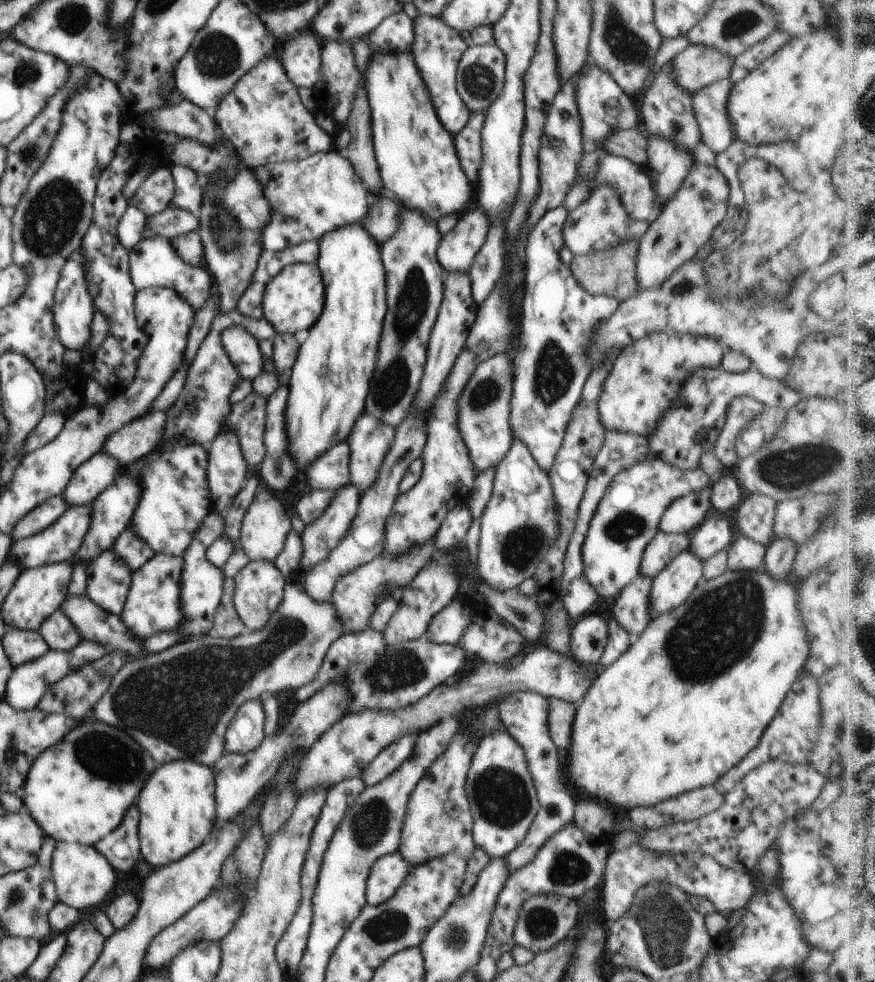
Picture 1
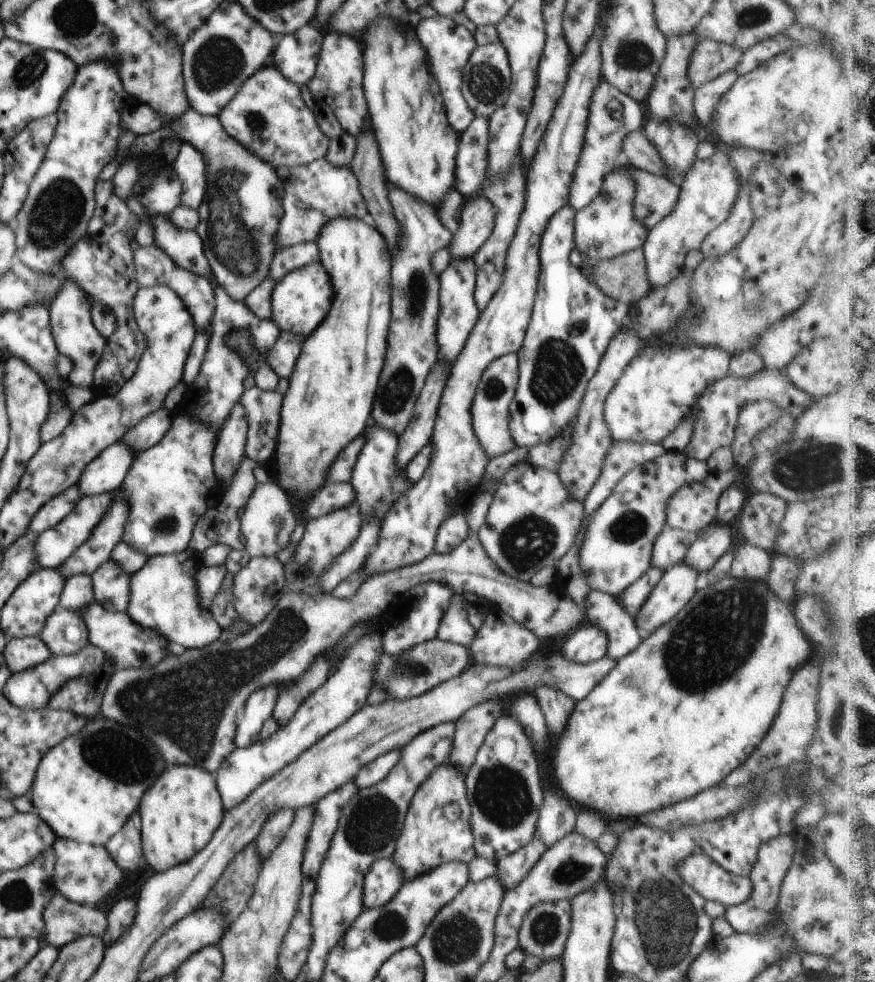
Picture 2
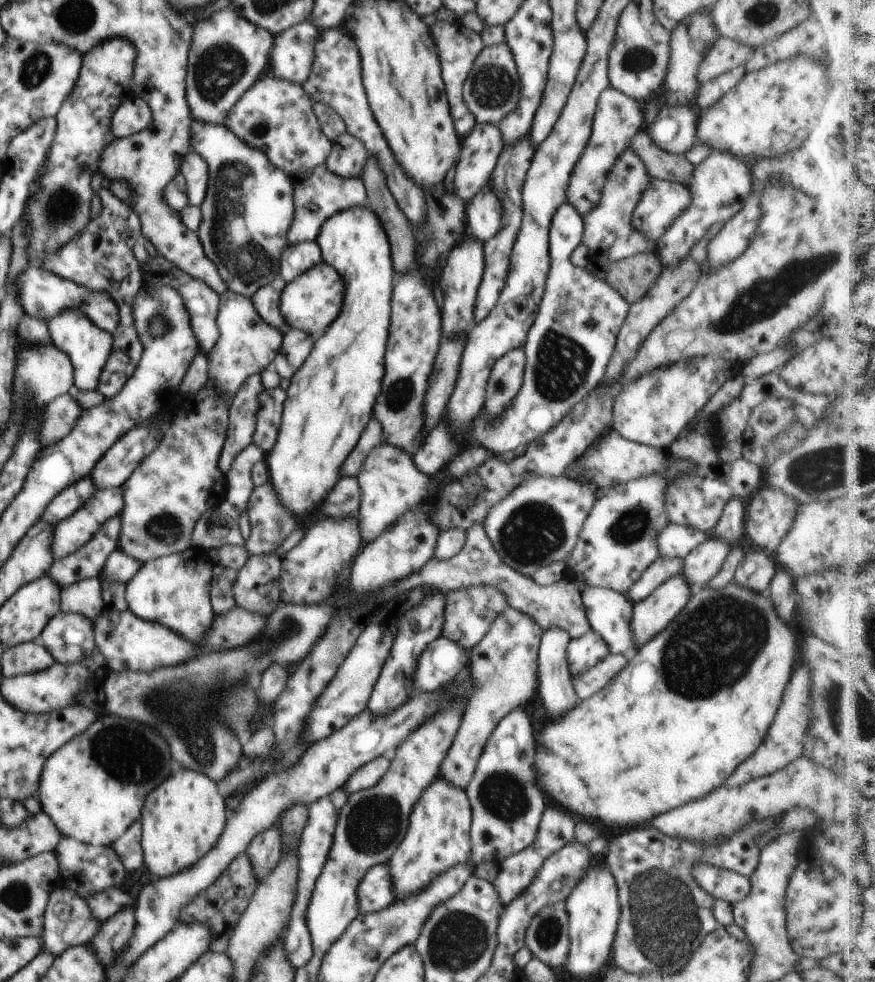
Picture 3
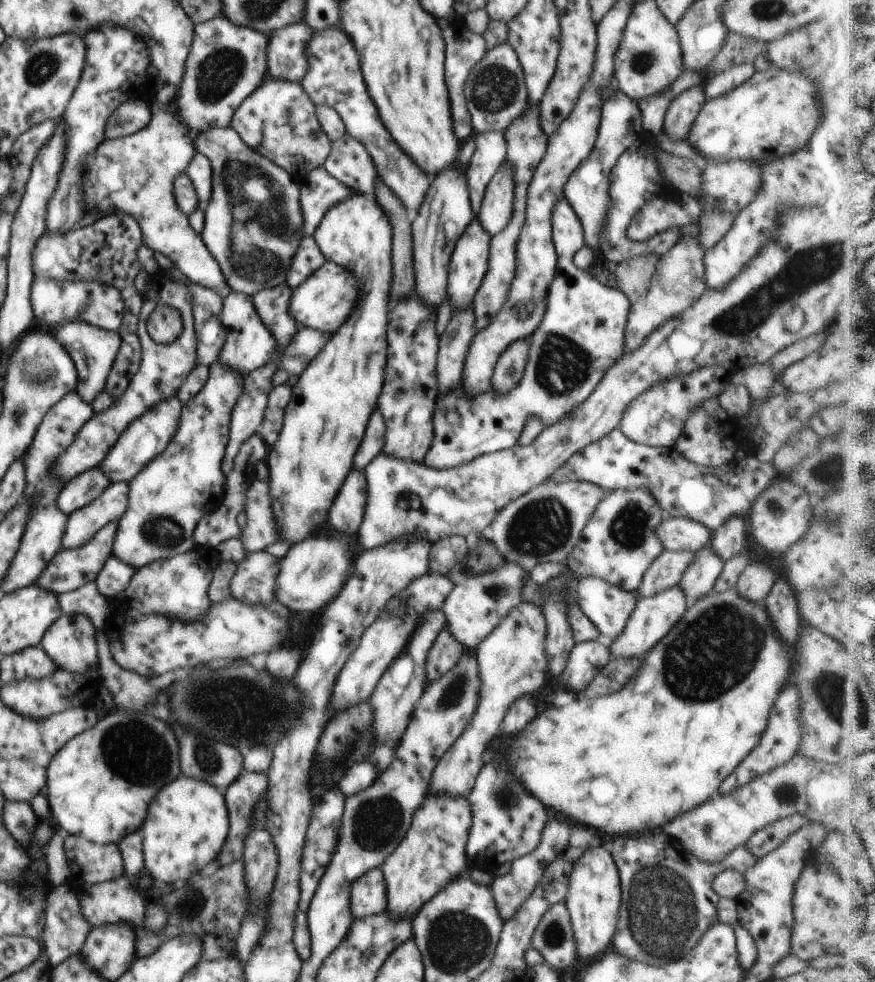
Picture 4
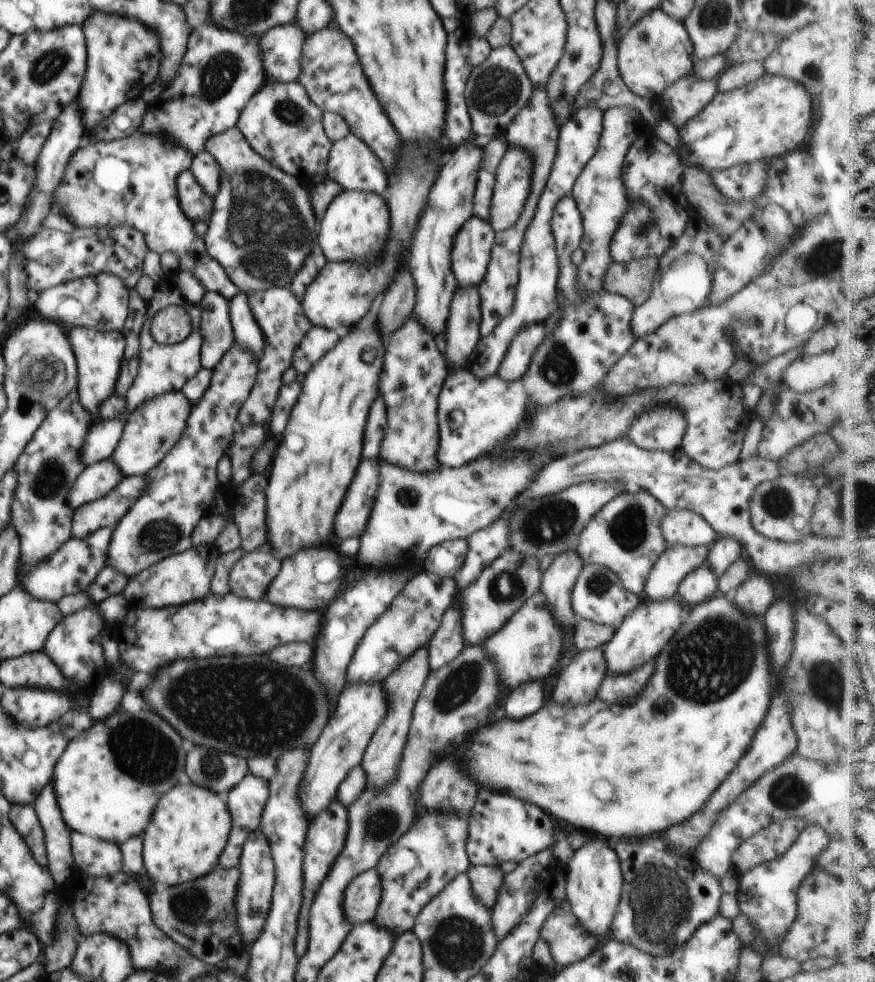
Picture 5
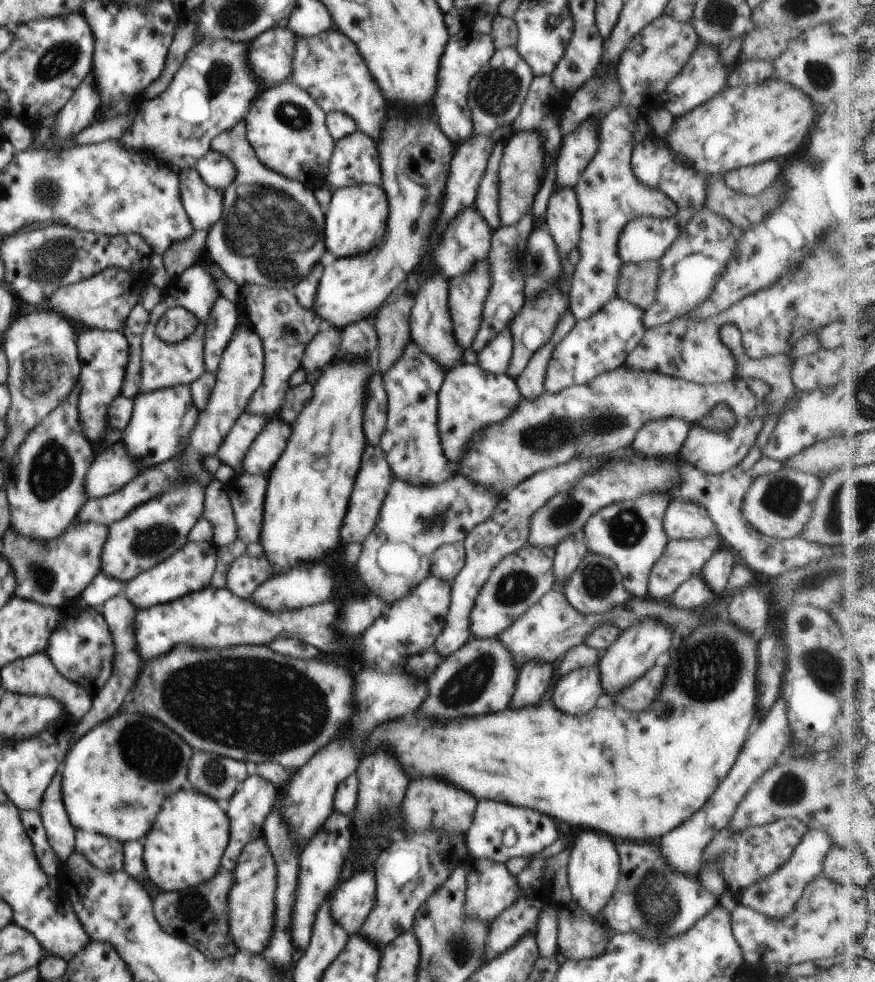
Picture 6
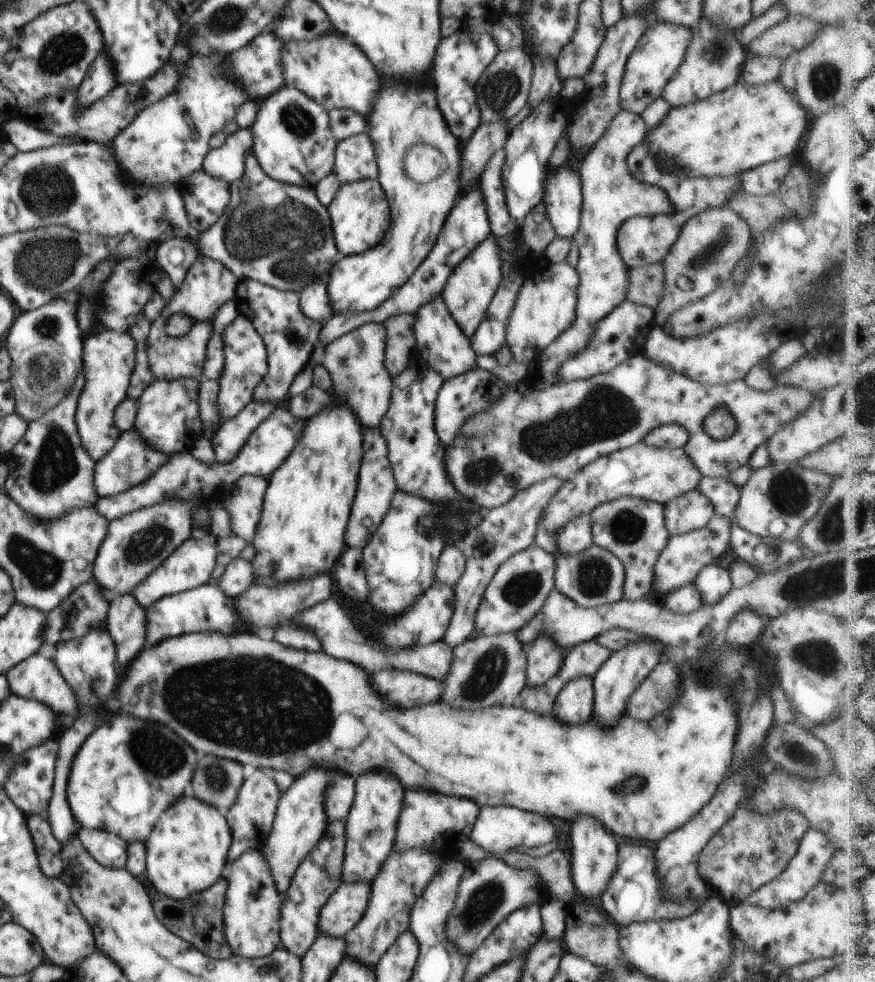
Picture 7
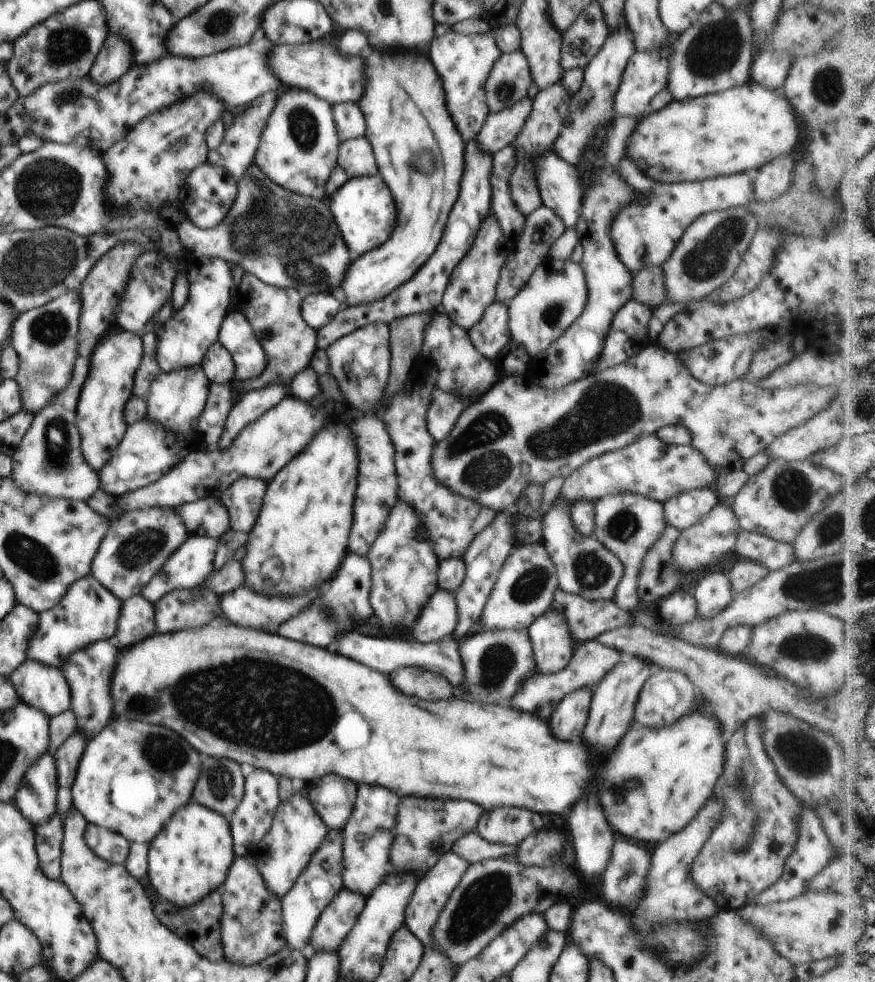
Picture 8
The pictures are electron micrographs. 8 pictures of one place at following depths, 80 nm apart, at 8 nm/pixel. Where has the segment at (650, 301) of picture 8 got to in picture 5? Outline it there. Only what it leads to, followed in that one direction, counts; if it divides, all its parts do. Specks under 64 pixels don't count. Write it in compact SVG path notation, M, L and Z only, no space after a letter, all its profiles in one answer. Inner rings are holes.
M642 258L628 263L611 263L604 274L602 288L621 296L628 296L628 301L634 306L639 306L650 297L653 276L658 269L659 258Z

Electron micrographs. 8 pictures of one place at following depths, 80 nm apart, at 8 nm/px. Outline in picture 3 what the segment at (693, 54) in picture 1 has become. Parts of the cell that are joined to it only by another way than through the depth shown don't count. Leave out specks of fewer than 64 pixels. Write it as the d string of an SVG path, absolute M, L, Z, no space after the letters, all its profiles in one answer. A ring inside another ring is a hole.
M724 37L714 40L710 52L700 62L697 72L699 84L708 82L737 66L744 65L752 52L754 52L754 47L746 46L738 40Z

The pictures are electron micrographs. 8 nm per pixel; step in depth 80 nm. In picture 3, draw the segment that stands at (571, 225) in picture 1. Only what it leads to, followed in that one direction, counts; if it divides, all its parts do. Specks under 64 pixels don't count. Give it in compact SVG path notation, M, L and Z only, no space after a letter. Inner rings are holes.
M626 148L620 160L616 159L616 164L612 172L605 180L600 202L583 218L584 236L583 242L590 249L590 258L598 257L604 263L614 263L628 257L635 257L641 253L656 253L656 244L644 236L640 236L634 230L632 222L632 212L636 204L642 198L642 192L650 184L650 174L644 168L643 160L636 156L632 148Z

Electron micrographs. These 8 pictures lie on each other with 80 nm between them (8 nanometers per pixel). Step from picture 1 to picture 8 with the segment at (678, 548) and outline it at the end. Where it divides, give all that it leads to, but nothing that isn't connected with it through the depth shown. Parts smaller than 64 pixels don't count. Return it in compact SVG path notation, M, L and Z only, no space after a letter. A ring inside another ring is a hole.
M690 489L663 503L665 521L685 531L702 521L718 502L719 498L712 489Z

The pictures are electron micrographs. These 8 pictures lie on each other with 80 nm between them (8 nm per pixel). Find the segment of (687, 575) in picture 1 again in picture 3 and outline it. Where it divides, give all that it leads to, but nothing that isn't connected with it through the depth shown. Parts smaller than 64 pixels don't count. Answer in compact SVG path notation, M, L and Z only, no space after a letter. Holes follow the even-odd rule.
M684 574L671 575L645 600L633 604L630 628L636 646L652 640L684 610L691 598L691 587Z

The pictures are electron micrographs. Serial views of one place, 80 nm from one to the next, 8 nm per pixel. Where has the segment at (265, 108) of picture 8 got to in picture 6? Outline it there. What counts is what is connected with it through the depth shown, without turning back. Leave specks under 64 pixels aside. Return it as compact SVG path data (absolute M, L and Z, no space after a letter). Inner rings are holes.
M208 152L198 164L198 174L204 178L204 182L216 190L224 190L228 184L232 184L236 176L236 166L226 156L220 156L218 152Z

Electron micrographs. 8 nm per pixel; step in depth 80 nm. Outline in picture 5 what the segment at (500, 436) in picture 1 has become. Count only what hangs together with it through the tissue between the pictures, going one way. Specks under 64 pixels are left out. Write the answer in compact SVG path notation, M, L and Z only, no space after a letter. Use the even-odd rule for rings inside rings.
M538 322L538 324L526 326L524 330L520 330L520 333L515 335L510 348L506 350L508 354L504 356L504 362L498 370L498 376L504 378L504 384L512 384L524 376L524 372L530 366L534 350L542 344L546 334L545 324Z

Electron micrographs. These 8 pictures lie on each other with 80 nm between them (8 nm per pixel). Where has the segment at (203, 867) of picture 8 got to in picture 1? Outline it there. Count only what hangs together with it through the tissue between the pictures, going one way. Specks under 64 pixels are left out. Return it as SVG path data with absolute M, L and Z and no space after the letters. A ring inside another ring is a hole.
M172 760L162 764L136 801L140 814L142 856L152 866L166 866L184 859L211 836L216 820L213 768L194 760Z

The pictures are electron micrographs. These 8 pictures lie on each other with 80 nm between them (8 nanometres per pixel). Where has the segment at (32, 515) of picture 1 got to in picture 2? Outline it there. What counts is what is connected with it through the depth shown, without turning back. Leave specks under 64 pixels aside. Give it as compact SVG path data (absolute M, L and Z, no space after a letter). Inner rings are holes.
M74 485L68 488L66 492L52 498L46 506L42 506L38 510L38 514L33 517L34 520L28 524L26 532L40 534L48 530L48 528L54 528L66 514L70 514L76 508L82 498L78 486Z

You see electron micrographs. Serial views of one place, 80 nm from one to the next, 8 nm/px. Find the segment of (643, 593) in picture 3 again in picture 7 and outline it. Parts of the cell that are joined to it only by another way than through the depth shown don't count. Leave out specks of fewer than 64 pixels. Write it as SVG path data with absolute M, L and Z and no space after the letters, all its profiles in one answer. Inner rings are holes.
M715 514L709 521L706 526L702 528L681 534L670 536L667 542L667 545L664 547L664 550L660 553L657 563L655 564L655 576L653 577L654 585L657 588L654 592L668 594L677 588L680 588L684 585L690 585L694 583L695 578L698 576L698 573L705 567L713 562L716 562L716 558L720 558L728 548L731 547L731 522L725 517Z

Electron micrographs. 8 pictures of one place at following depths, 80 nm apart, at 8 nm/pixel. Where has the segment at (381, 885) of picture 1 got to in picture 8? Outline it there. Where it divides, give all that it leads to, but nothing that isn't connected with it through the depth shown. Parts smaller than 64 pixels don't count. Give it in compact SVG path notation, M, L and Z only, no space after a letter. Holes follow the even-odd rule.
M344 888L336 893L332 902L321 912L316 926L312 929L310 944L314 952L320 952L320 950L337 952L356 924L365 900L364 896Z

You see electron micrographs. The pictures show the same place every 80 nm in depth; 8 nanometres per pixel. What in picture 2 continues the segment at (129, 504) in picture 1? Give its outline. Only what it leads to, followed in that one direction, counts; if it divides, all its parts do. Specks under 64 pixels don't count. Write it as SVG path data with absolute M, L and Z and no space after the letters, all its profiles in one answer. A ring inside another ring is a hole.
M118 494L114 506L106 516L100 518L102 522L94 528L88 540L59 567L64 578L68 579L76 574L92 575L104 562L111 559L114 546L120 542L122 530L126 528L129 512L126 498Z

